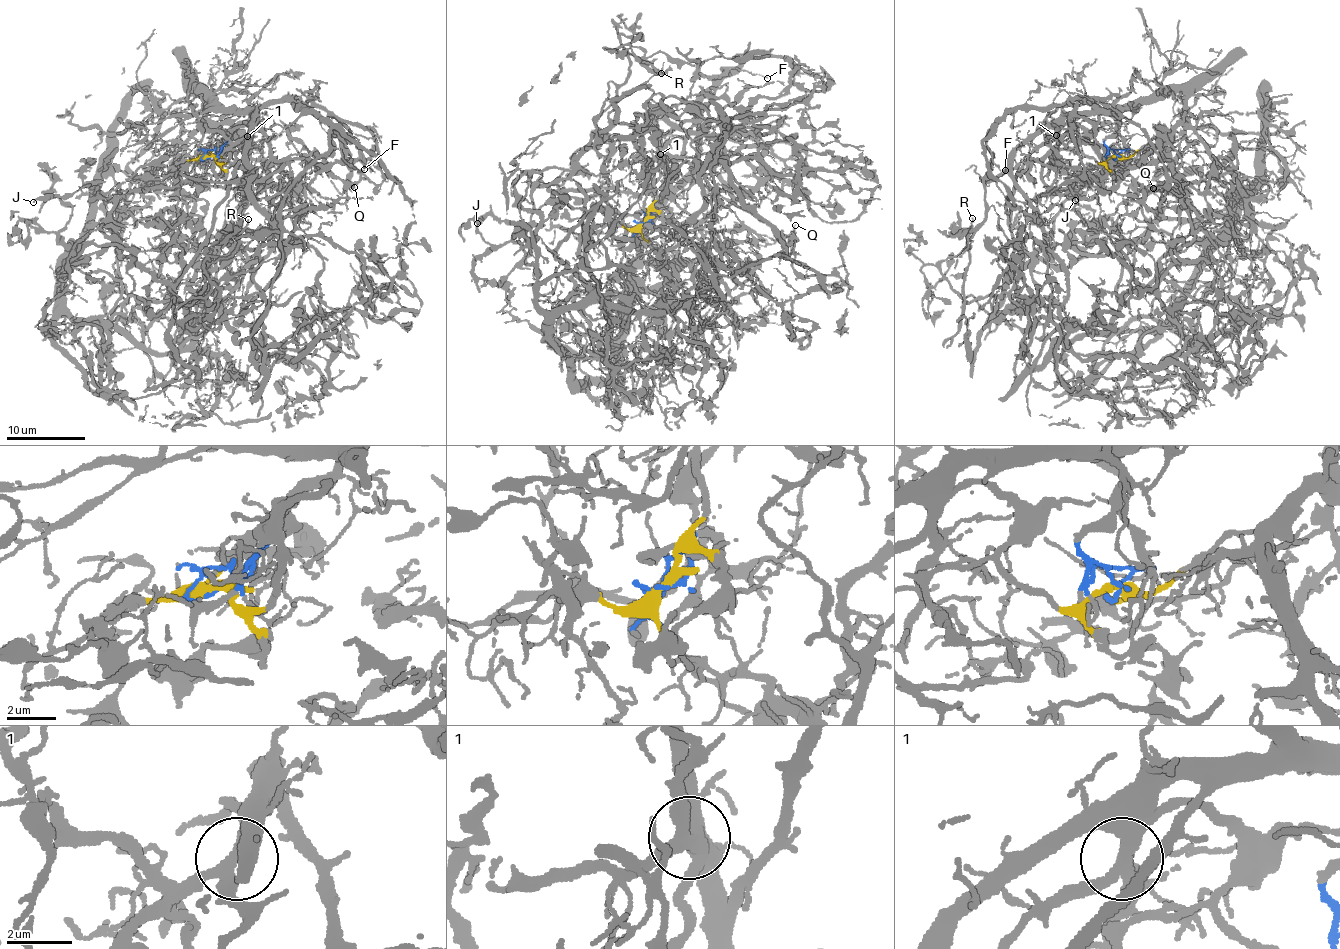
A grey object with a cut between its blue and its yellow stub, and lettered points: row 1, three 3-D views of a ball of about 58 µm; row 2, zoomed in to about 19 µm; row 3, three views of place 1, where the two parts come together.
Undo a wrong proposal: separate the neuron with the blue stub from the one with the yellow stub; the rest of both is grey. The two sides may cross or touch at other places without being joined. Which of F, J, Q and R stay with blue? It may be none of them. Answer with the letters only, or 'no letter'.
F, Q

